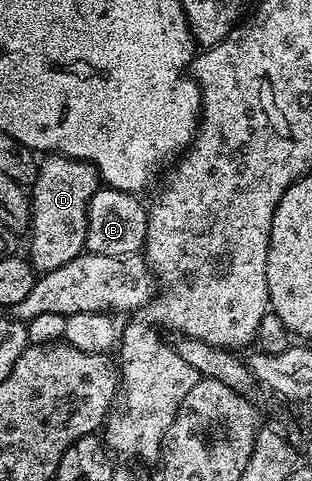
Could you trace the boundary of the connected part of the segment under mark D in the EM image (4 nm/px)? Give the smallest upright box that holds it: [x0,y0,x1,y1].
[27,154,101,273]

